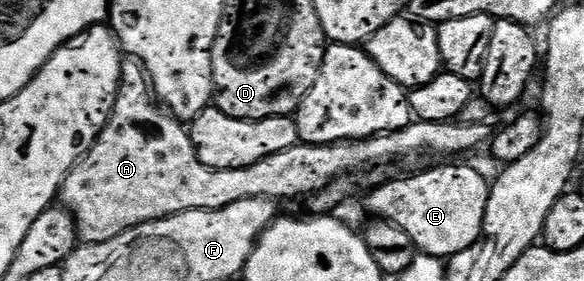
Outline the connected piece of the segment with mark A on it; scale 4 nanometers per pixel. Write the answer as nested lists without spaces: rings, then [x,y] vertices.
[[[126,56],[122,59],[118,95],[108,124],[68,172],[60,191],[60,202],[78,222],[79,239],[83,243],[100,244],[112,240],[112,236],[120,236],[120,232],[128,232],[128,228],[189,210],[215,210],[249,198],[305,199],[325,190],[331,182],[339,181],[346,176],[342,174],[352,170],[390,162],[393,158],[406,158],[421,150],[462,154],[477,146],[485,147],[491,137],[491,127],[485,122],[414,120],[403,130],[392,130],[375,138],[333,142],[327,146],[299,144],[248,168],[217,170],[200,164],[189,129],[158,101],[140,60]]]

